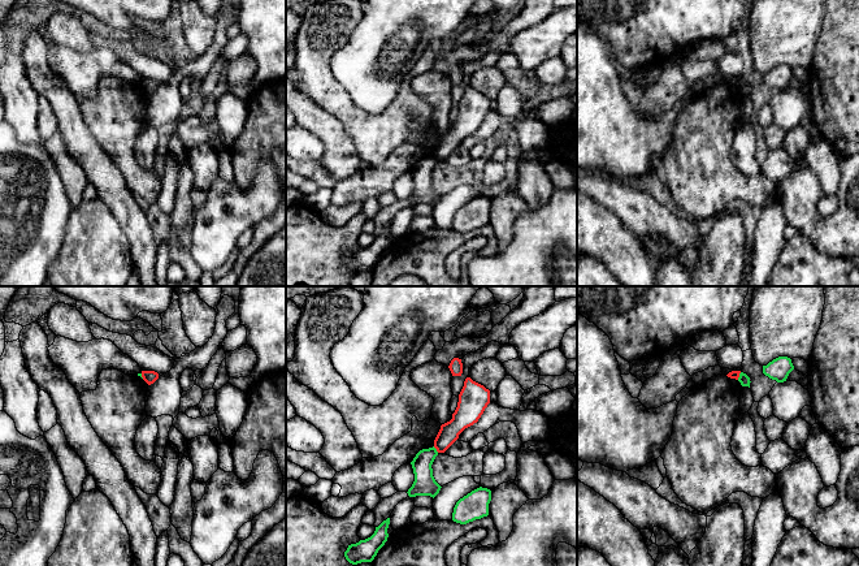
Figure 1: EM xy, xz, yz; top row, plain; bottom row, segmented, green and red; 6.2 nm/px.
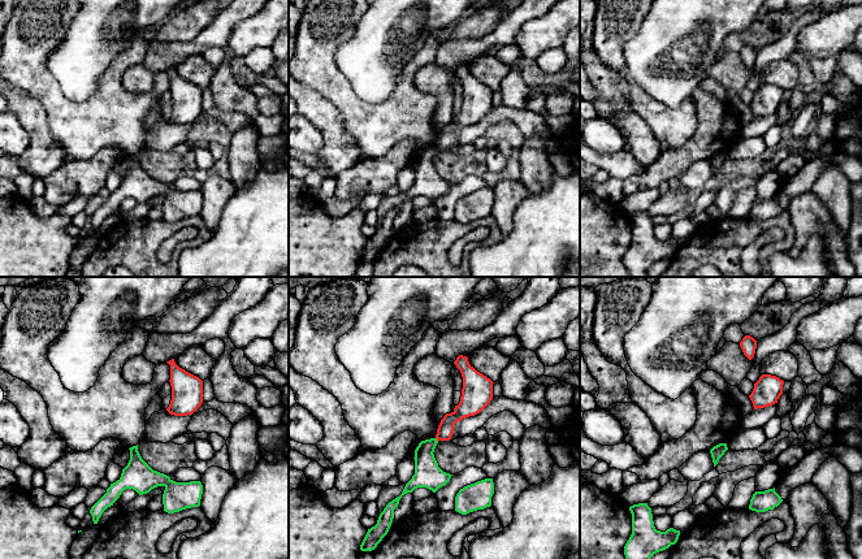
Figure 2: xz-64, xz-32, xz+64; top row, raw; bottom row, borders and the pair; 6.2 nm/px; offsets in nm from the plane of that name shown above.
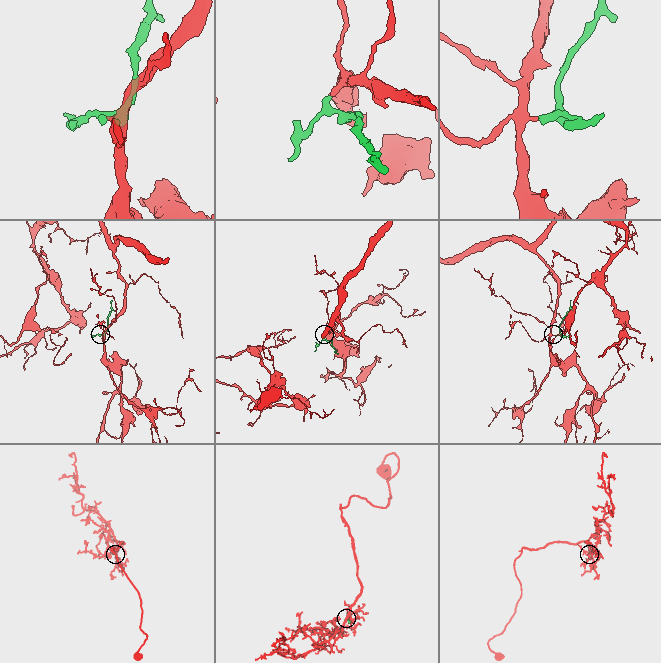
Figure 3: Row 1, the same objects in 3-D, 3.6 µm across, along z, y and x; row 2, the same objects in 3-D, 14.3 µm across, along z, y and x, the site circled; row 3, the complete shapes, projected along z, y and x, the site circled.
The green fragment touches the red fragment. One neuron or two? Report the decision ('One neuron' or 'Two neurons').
Two neurons

